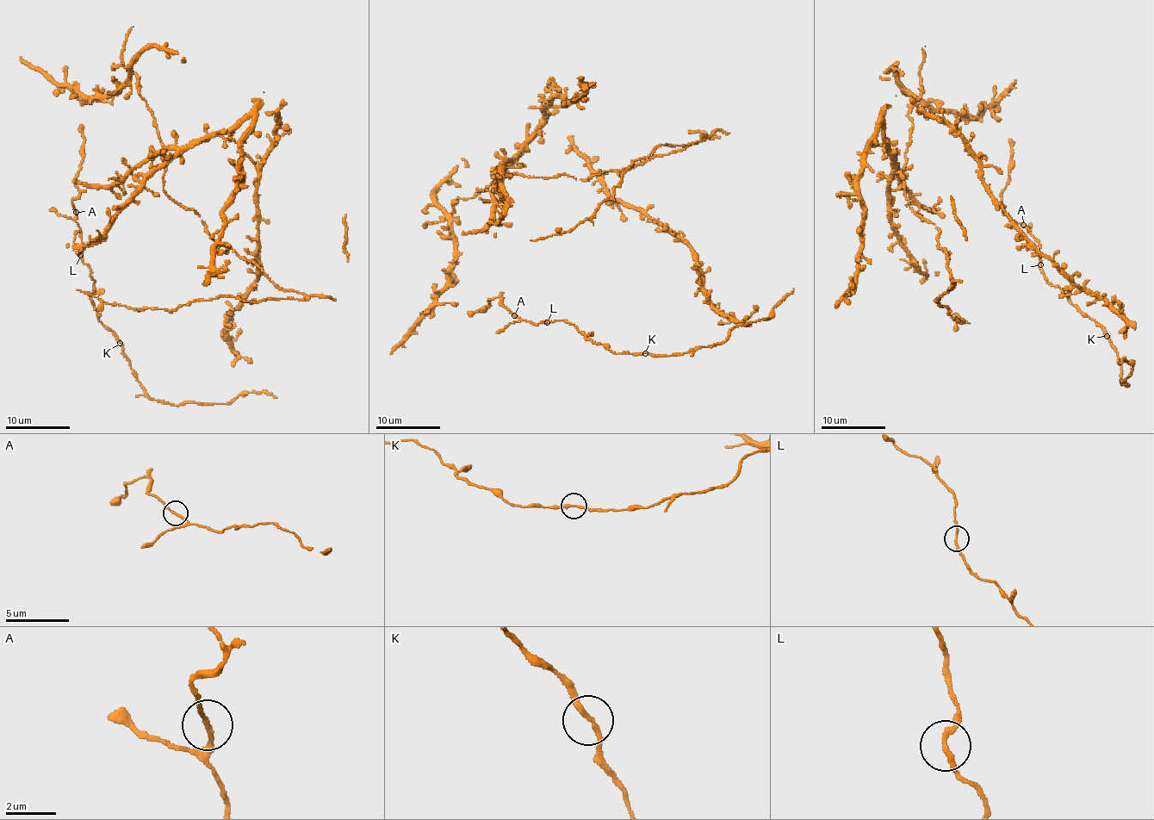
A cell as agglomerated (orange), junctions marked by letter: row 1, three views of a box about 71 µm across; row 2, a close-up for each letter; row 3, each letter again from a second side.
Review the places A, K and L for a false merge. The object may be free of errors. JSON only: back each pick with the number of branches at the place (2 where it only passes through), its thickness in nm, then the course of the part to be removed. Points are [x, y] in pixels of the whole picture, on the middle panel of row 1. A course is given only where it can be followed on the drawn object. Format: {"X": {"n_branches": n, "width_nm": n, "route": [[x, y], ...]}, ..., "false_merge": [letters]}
{"false_merge": []}

